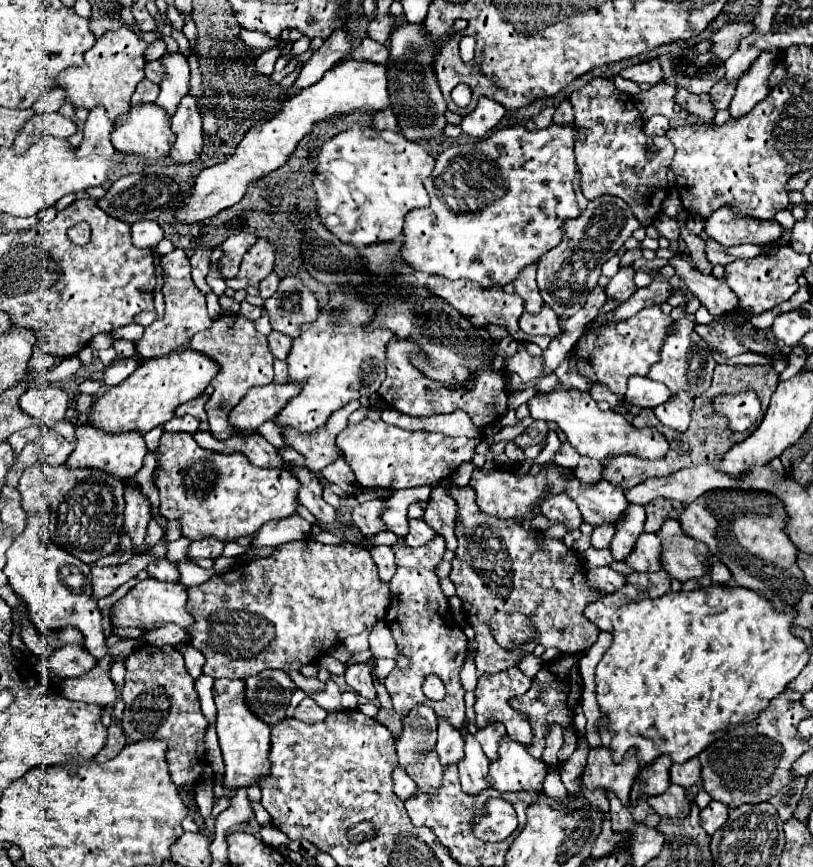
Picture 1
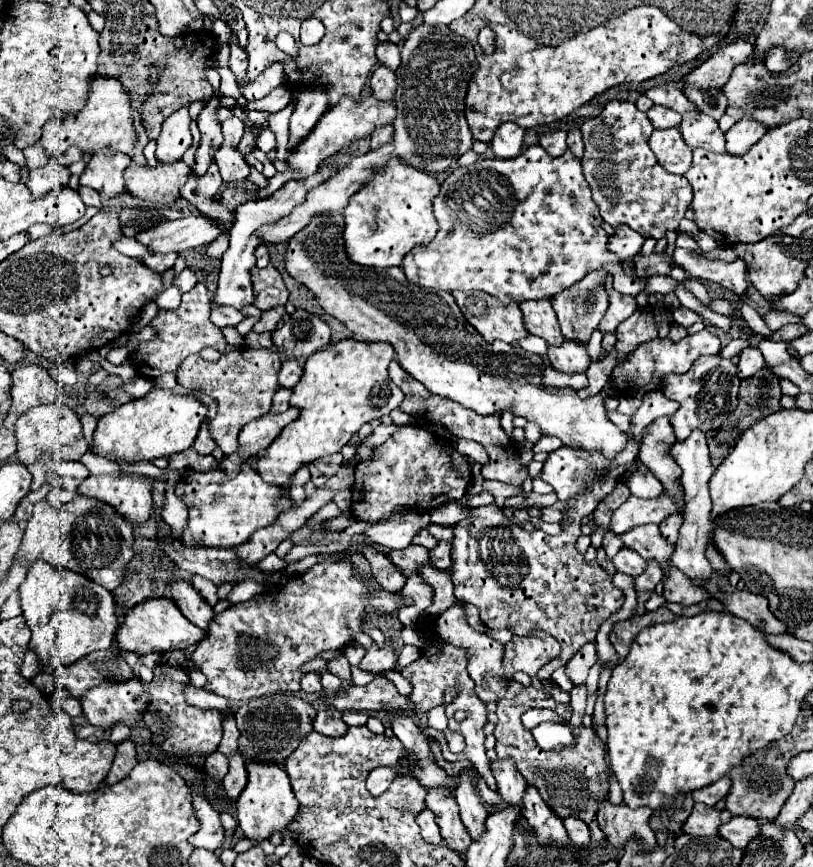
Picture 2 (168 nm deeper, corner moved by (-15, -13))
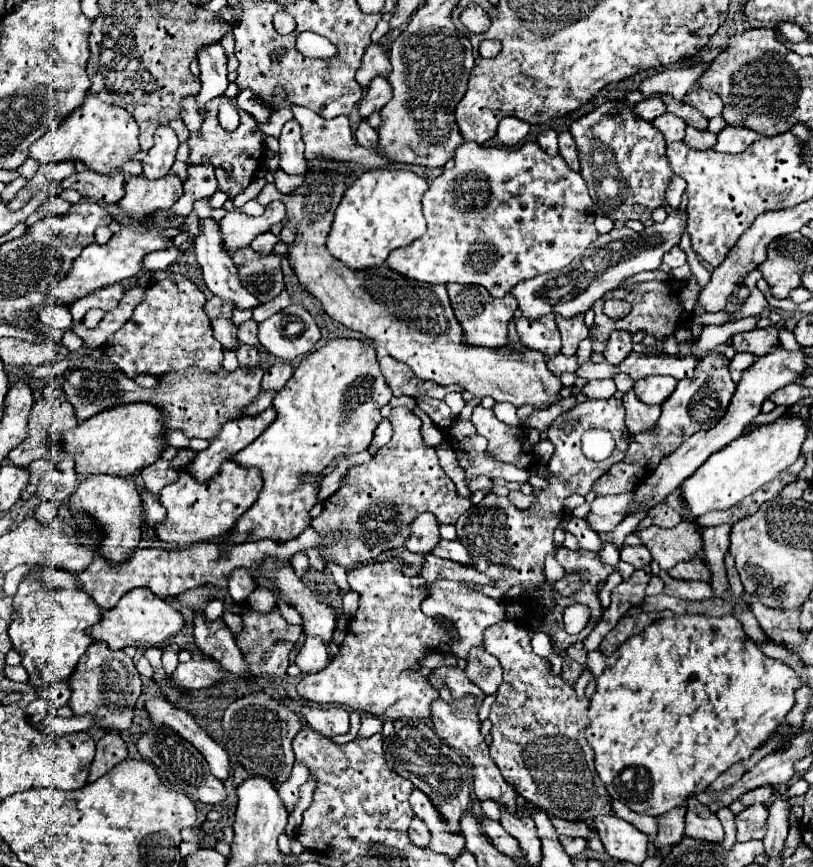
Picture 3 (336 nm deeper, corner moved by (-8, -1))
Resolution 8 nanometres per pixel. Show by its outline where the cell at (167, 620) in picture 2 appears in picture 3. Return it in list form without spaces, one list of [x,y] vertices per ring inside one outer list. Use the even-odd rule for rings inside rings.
[[[133,589],[129,591],[117,607],[103,611],[101,621],[89,627],[89,637],[93,641],[105,641],[109,649],[125,649],[127,645],[133,647],[153,647],[183,629],[183,615],[175,611],[169,603],[153,595],[149,589]]]

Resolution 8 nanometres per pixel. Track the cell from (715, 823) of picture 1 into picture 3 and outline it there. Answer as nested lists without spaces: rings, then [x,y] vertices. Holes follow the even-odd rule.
[[[755,803],[747,807],[743,813],[735,817],[737,823],[737,841],[751,841],[765,837],[765,823],[767,823],[769,807],[763,803]]]

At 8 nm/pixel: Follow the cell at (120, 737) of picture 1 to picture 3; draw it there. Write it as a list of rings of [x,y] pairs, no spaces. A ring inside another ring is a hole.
[[[105,733],[99,741],[97,741],[97,755],[91,763],[89,769],[89,783],[97,781],[101,775],[105,775],[107,771],[111,771],[117,763],[127,759],[127,747],[125,741],[121,739],[119,733]]]

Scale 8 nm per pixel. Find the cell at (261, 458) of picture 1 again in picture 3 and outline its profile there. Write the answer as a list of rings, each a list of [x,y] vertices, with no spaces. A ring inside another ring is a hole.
[[[403,551],[403,553],[399,555],[399,559],[403,561],[403,573],[409,573],[409,575],[419,575],[419,571],[421,571],[421,563],[425,561],[423,555],[409,553],[409,551]]]

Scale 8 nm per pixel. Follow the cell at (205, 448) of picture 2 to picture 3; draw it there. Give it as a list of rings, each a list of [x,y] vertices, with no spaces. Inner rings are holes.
[[[167,431],[167,433],[165,433],[165,441],[167,441],[171,447],[175,447],[175,449],[183,449],[183,447],[187,447],[189,437],[185,437],[181,431]]]

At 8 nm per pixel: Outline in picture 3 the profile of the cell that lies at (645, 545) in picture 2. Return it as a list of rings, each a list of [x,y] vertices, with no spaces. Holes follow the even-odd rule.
[[[681,521],[673,529],[649,527],[637,531],[637,535],[643,539],[643,545],[651,551],[659,567],[665,571],[675,567],[679,561],[693,561],[693,559],[705,561],[699,527],[695,523]]]

